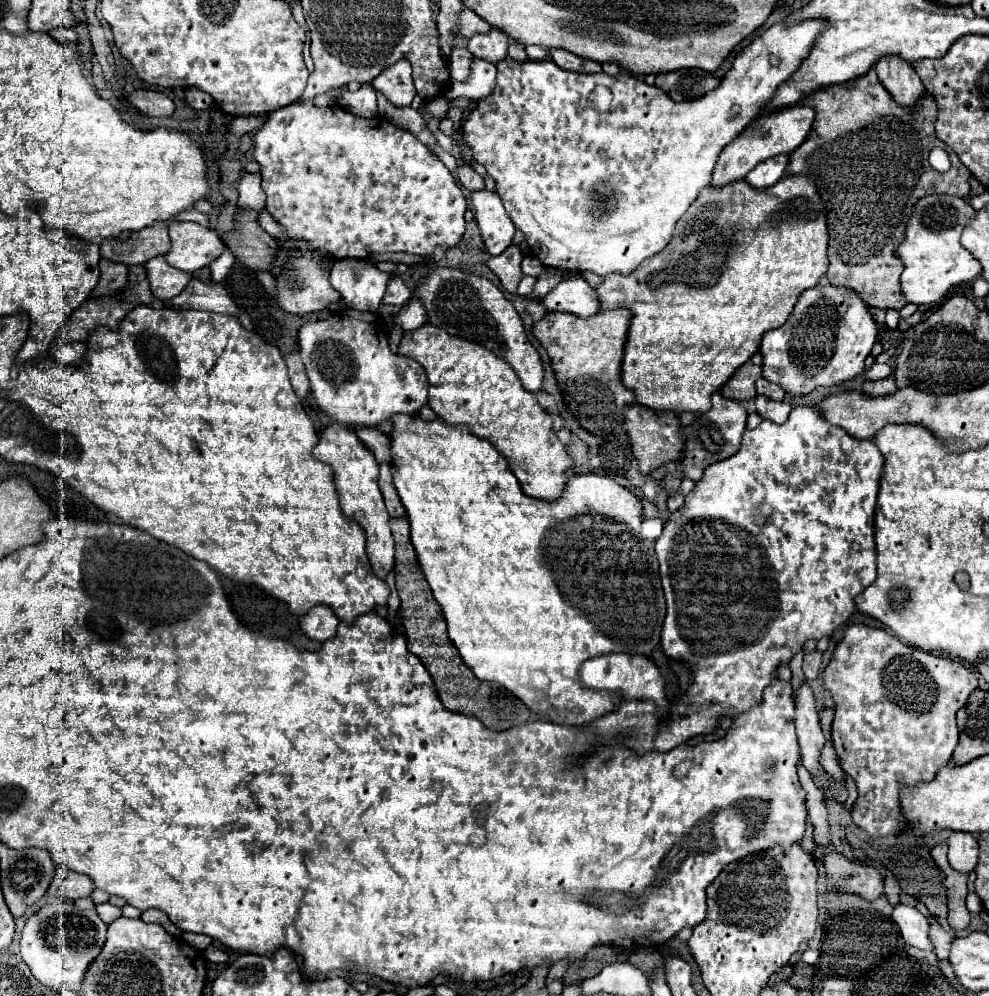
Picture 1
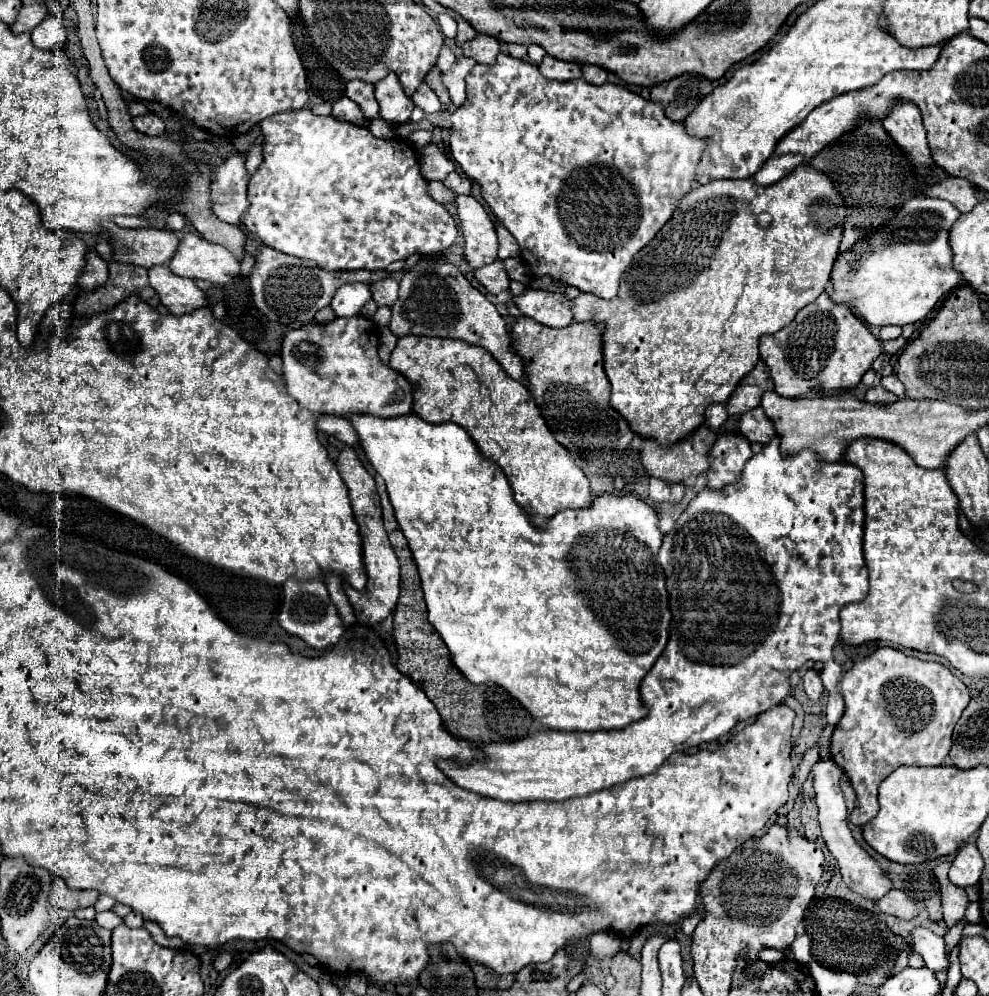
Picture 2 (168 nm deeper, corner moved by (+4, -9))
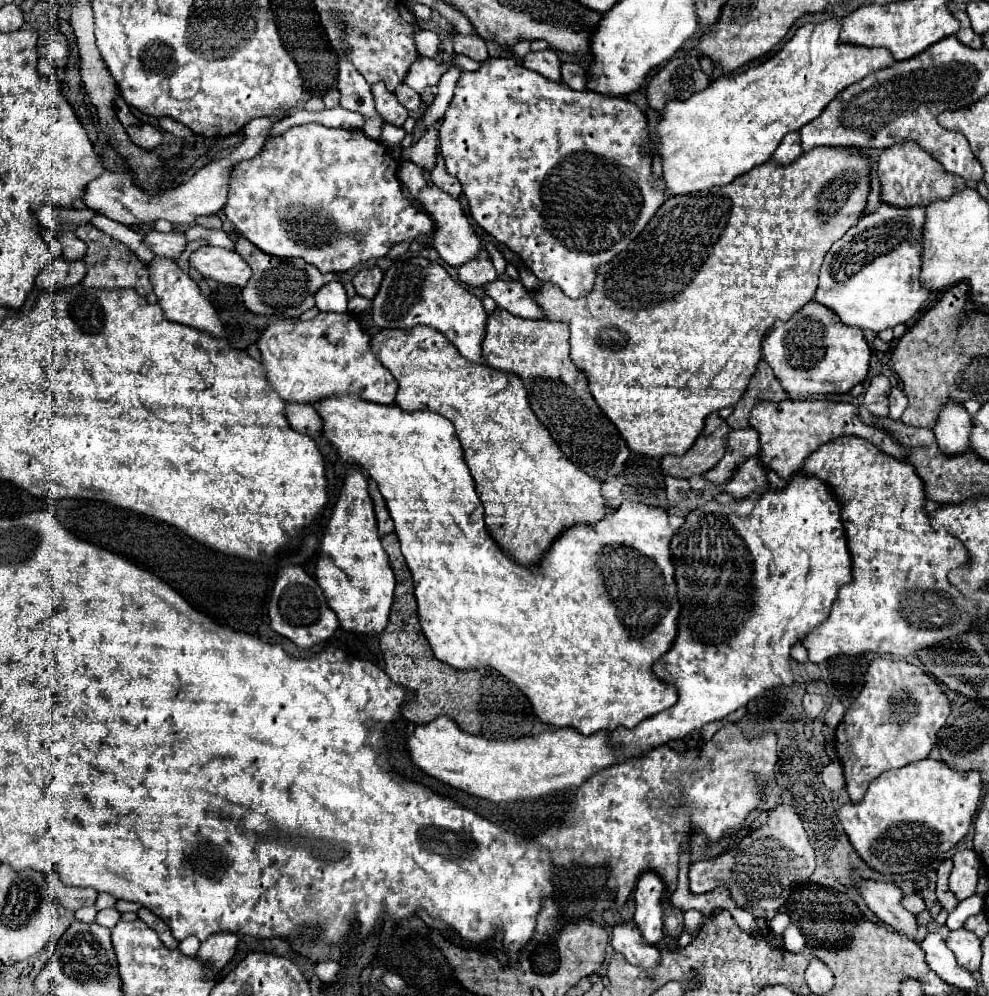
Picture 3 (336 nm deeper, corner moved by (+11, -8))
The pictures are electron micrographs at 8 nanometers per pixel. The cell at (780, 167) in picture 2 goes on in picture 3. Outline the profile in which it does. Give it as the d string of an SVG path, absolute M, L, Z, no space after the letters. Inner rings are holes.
M791 132L791 134L787 134L781 140L781 144L773 152L771 160L777 162L777 164L781 164L781 166L785 166L785 164L791 164L793 160L797 160L801 156L801 152L803 150L801 150L801 142L799 142L799 134L797 132Z

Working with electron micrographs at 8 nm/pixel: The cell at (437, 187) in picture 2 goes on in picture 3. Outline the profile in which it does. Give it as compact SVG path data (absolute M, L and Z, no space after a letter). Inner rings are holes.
M401 162L399 178L407 186L407 190L409 190L409 194L413 198L417 198L419 196L419 190L423 190L427 186L427 180L423 176L423 170L419 166L415 166L413 162Z

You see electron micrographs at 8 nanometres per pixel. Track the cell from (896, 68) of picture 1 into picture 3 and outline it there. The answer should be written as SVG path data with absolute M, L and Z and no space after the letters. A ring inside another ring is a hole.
M903 140L879 152L879 182L883 186L883 202L893 206L929 206L937 200L947 200L961 190L967 190L967 184L961 176L949 174L933 156L929 156L917 142Z

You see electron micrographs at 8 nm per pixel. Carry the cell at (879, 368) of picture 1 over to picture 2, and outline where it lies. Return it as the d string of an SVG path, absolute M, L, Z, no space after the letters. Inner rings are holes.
M896 375L882 377L882 385L884 385L888 391L892 391L894 395L898 395L900 399L904 399L904 397L906 397L906 387L904 387L904 383L902 383Z

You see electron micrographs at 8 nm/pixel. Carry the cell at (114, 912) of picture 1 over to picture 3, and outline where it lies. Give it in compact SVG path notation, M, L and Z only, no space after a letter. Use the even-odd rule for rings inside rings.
M105 908L101 912L97 912L97 924L105 926L105 928L113 928L119 922L121 914L115 908Z

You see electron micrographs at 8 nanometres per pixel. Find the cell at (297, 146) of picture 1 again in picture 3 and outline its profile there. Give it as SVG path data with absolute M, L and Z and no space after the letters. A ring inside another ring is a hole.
M321 124L293 126L281 136L269 138L255 158L233 170L223 212L251 244L267 254L303 258L319 272L345 272L359 262L385 256L399 242L413 242L435 232L431 216L403 196L397 170L399 162L387 146L367 138L363 130L335 130Z

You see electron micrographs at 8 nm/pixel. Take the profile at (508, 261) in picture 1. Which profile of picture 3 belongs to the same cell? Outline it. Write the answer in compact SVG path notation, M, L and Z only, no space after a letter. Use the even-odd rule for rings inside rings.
M483 250L473 262L467 262L465 266L459 266L459 280L467 286L485 286L497 278L491 256L487 250Z

